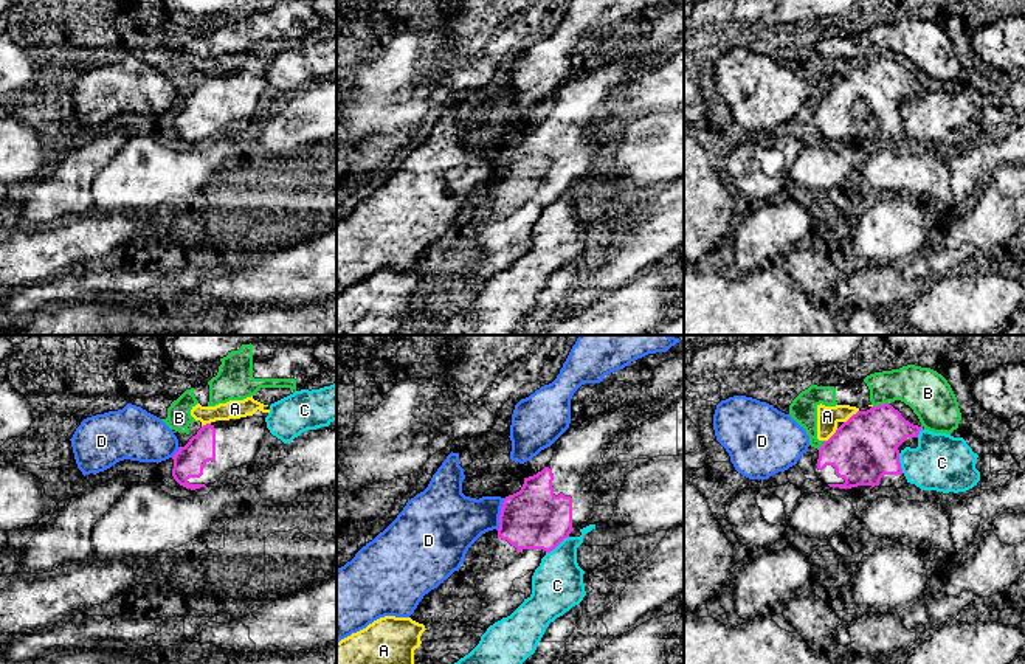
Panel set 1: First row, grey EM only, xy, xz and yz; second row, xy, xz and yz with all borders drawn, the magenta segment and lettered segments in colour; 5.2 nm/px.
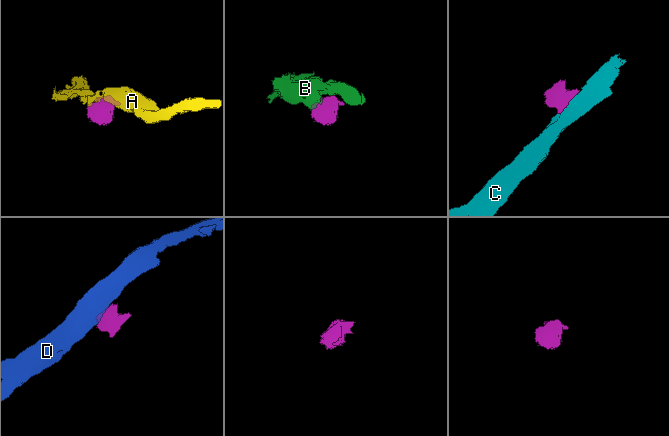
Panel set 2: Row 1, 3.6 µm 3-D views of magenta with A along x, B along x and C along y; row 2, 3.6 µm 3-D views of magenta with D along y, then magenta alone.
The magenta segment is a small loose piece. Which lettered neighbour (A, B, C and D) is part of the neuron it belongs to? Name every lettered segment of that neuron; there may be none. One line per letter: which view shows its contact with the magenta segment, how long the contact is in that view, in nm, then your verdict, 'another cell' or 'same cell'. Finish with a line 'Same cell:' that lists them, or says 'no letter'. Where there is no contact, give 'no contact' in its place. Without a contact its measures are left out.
A: yz | 100 nm | another cell
B: yz | 80 nm | another cell
C: xz | 150 nm | another cell
D: xz | 180 nm | another cell
Same cell: no letter

